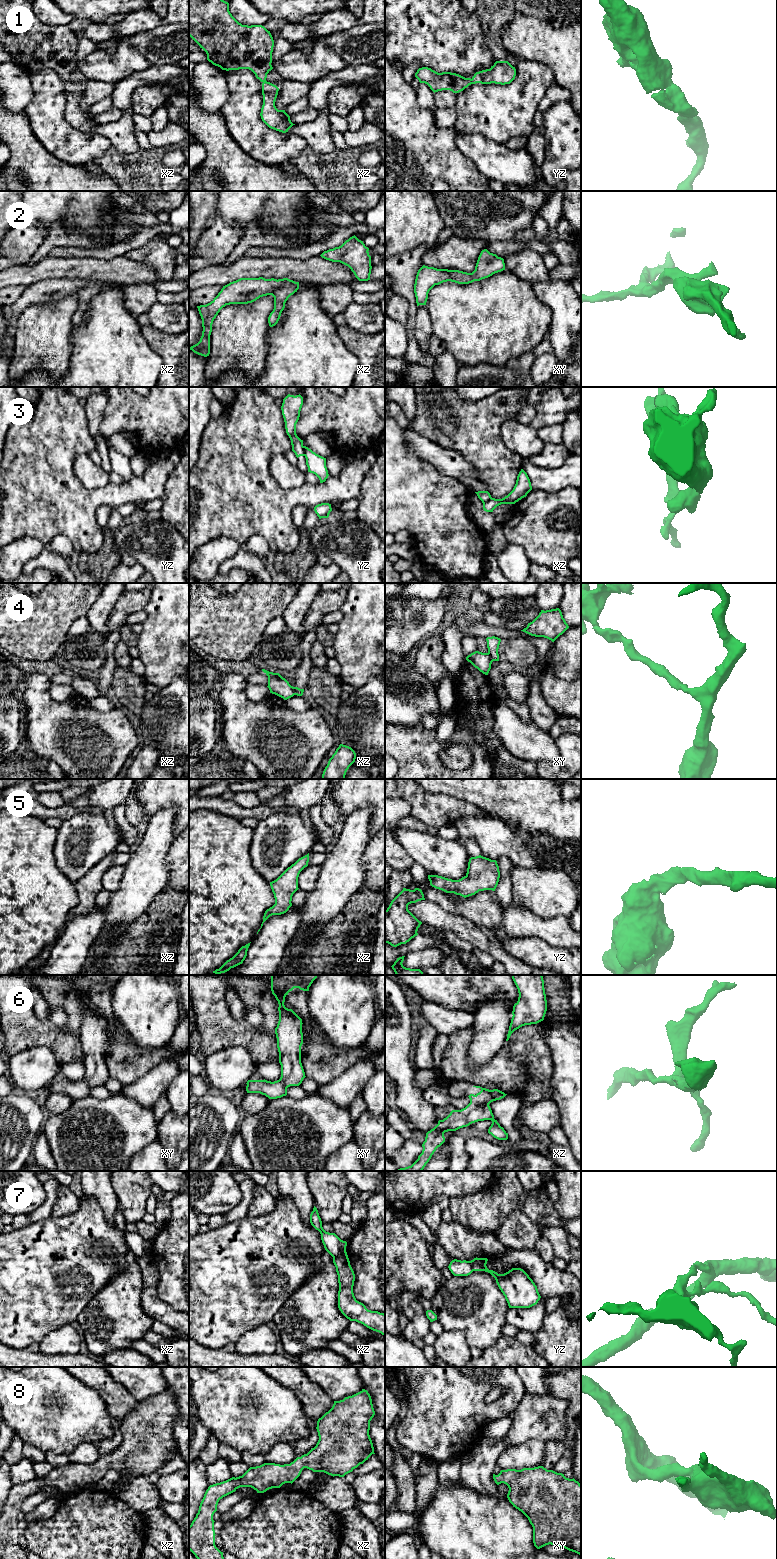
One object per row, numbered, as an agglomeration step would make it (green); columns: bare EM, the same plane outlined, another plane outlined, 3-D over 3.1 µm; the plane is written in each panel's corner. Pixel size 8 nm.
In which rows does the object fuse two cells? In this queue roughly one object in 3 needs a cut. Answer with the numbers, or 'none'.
3, 4, 7

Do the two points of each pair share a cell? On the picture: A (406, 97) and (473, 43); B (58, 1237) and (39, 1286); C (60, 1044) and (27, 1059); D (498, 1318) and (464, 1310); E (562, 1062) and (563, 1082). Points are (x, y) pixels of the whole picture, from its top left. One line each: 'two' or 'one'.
A: two
B: one
C: two
D: one
E: one

